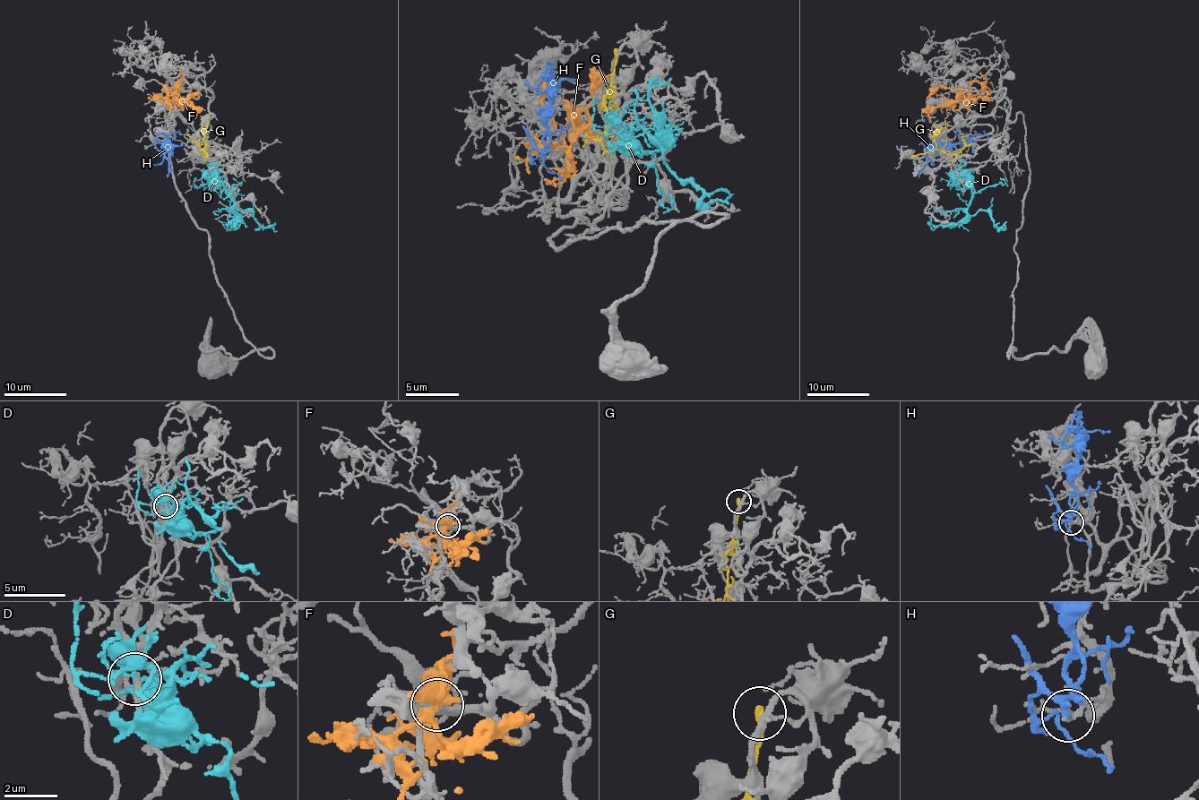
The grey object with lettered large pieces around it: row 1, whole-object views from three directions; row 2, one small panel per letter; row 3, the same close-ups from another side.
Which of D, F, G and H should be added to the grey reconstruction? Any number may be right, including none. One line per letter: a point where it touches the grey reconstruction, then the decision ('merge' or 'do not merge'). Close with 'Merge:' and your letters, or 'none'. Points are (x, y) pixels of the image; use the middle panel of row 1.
D: contact (616, 128); merge
F: contact (565, 172); do not merge
G: contact (616, 51); do not merge
H: contact (544, 158); do not merge
Merge: D

